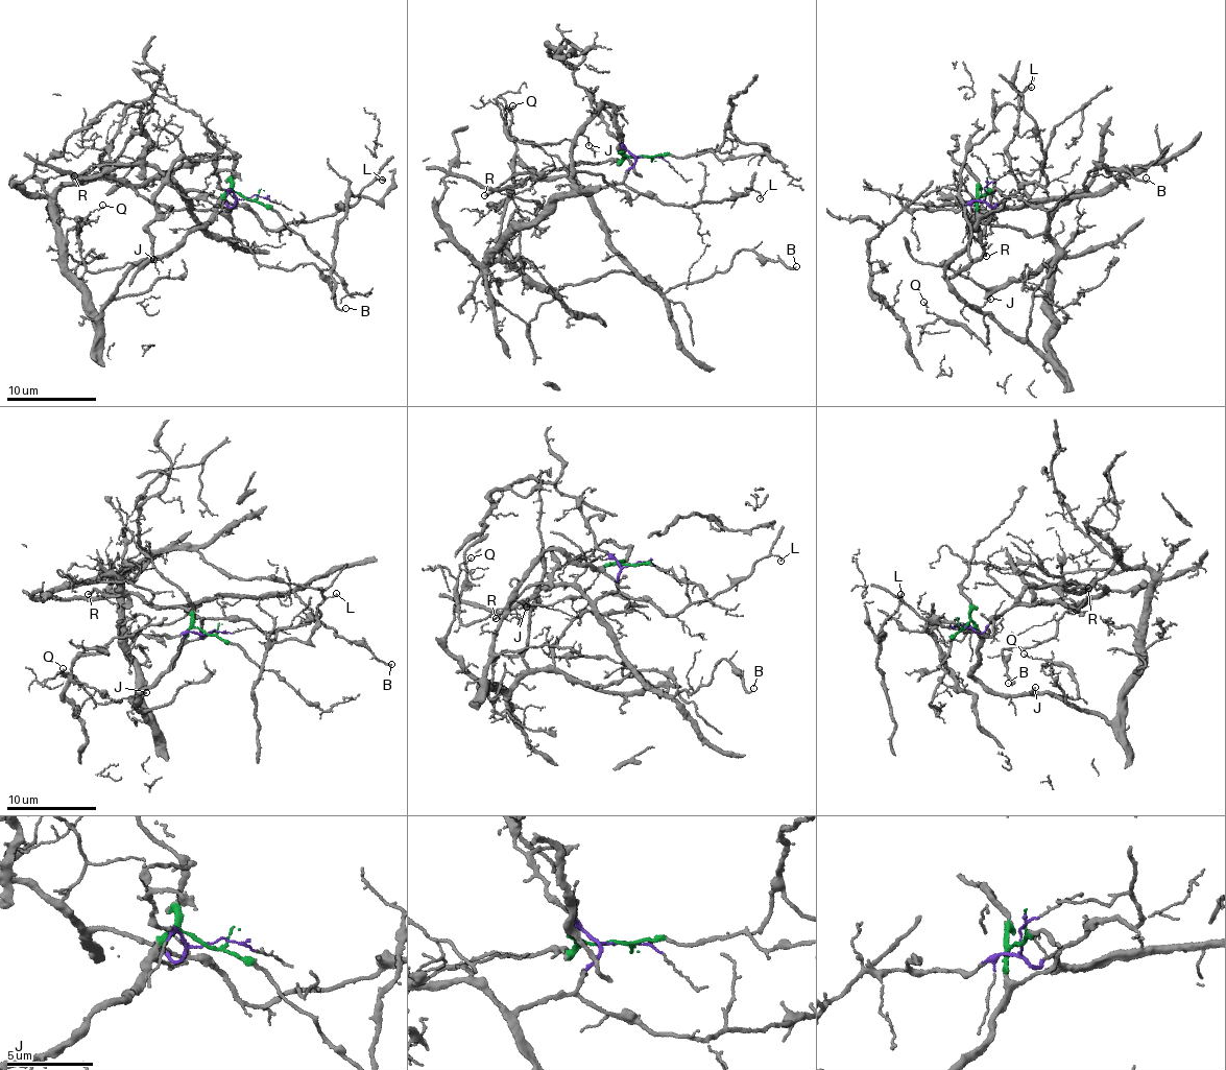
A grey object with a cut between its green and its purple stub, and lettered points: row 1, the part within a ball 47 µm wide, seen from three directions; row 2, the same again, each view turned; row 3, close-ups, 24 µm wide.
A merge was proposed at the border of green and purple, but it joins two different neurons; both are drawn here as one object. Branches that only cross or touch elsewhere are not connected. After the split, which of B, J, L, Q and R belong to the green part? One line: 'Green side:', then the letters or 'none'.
Green side: J, Q

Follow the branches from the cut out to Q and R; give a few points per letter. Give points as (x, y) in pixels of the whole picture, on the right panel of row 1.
Q: (985, 194), (980, 197), (970, 242), (944, 268), (955, 294), (984, 313), (987, 342), (928, 313), (923, 301)
R: (985, 194), (992, 207), (1004, 200), (1003, 206), (978, 213), (966, 230), (981, 245), (986, 257)

